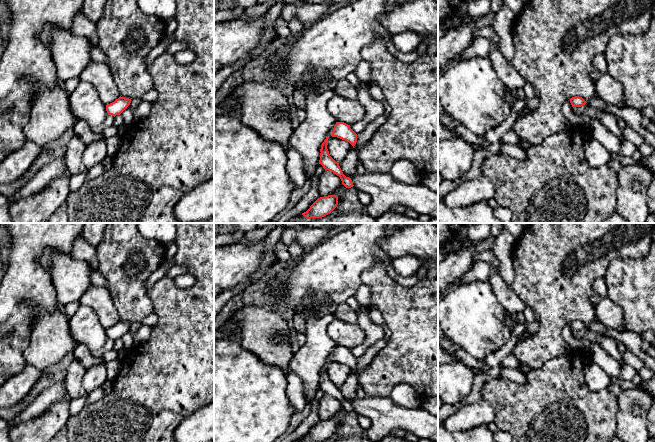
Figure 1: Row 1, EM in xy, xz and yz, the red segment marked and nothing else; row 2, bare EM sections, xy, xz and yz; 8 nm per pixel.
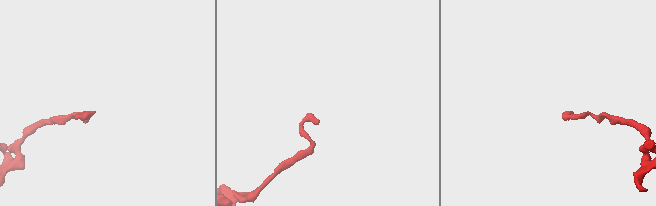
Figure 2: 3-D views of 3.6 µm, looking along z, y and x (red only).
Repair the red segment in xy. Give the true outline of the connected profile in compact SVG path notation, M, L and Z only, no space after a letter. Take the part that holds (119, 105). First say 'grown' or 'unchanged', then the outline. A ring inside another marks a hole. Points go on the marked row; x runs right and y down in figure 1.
unchanged | M119 97L114 102L106 105L106 111L108 115L116 116L120 115L131 103L131 99L125 97Z

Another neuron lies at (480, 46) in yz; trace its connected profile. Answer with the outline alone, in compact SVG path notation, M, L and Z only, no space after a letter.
M475 36L468 47L454 59L455 62L462 62L475 57L489 57L493 48L492 42L483 36Z

